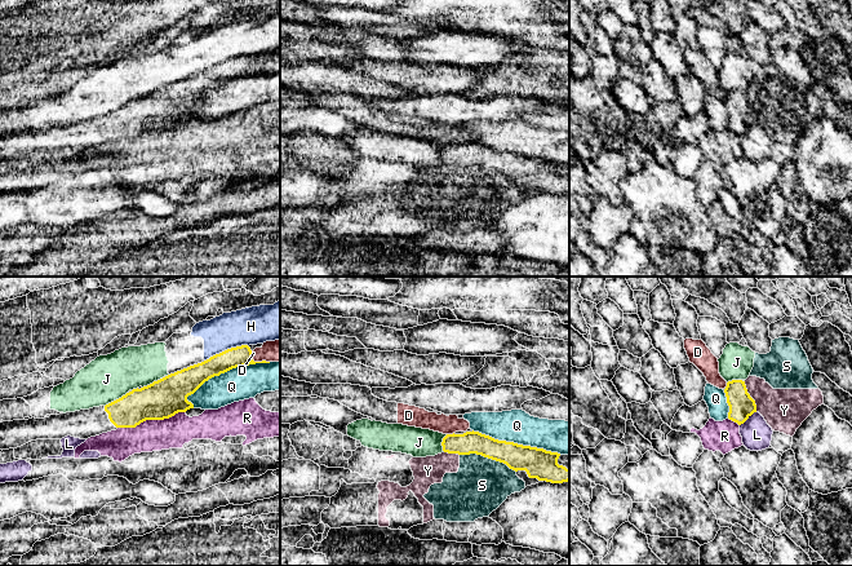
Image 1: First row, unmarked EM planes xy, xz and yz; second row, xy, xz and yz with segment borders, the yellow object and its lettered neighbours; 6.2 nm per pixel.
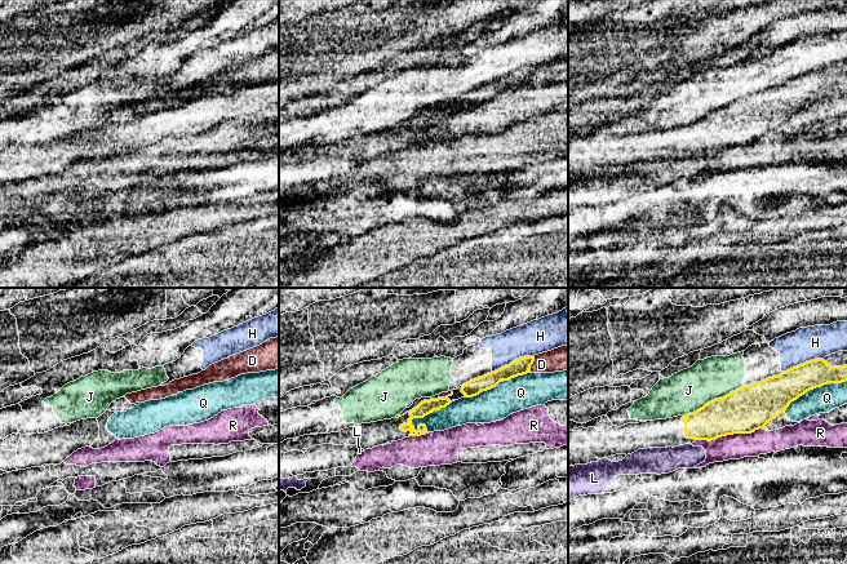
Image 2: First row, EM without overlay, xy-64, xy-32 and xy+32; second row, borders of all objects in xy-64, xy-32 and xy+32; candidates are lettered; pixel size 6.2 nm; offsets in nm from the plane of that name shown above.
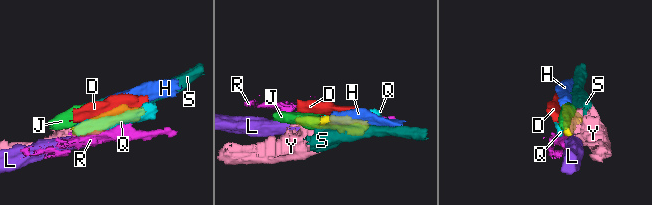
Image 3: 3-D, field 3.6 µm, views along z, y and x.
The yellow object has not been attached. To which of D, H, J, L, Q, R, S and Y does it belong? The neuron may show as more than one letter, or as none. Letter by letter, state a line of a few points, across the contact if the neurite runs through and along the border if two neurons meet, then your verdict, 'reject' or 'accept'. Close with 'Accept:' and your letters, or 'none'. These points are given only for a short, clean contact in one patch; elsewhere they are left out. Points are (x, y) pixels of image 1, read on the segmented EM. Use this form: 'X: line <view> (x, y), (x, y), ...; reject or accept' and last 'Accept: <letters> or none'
D: reject
H: line xy (248, 345), (227, 348), (204, 361); reject
J: line xy (127, 392), (105, 406); reject
L: reject
Q: reject
R: line xy (185, 411), (163, 419), (146, 419), (134, 427), (118, 428); reject
S: reject
Y: line yz (744, 381), (757, 411); reject
Accept: none

